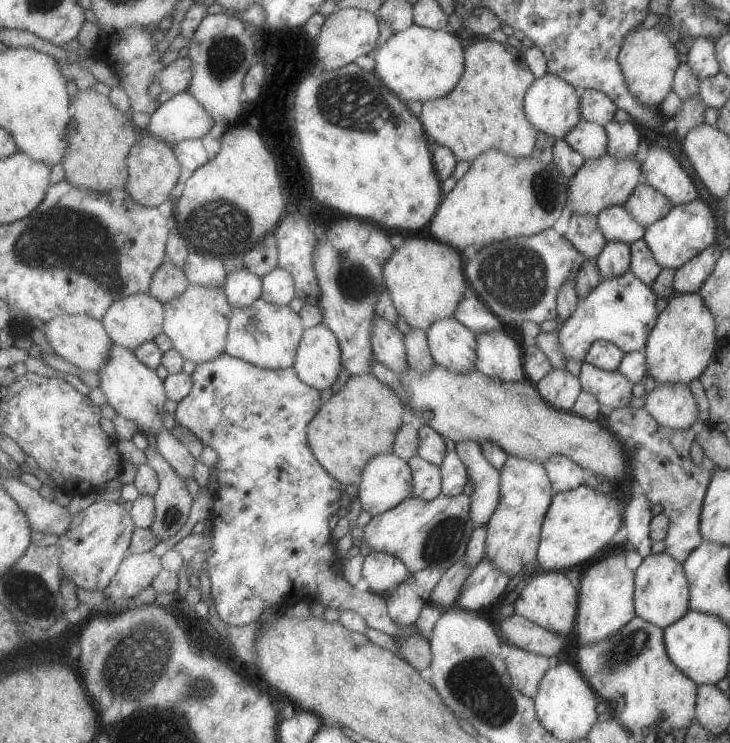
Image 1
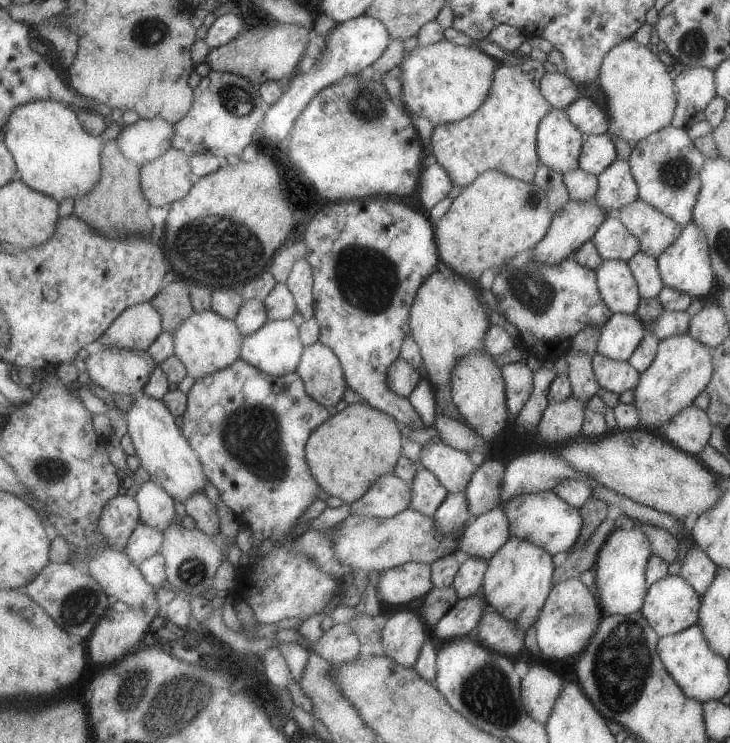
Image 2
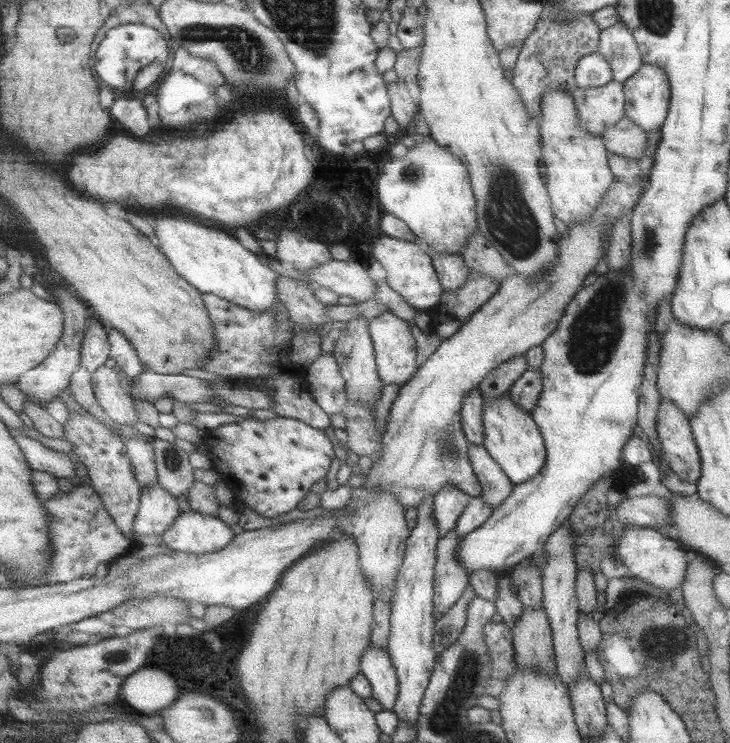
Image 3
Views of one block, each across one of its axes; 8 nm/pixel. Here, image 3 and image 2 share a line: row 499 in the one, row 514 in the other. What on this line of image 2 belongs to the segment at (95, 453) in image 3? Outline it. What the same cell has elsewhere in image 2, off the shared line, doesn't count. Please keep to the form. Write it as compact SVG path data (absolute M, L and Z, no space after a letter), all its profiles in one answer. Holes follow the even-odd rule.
M117 495L105 506L101 517L101 534L111 546L119 546L123 552L129 538L141 523L142 512L136 496Z

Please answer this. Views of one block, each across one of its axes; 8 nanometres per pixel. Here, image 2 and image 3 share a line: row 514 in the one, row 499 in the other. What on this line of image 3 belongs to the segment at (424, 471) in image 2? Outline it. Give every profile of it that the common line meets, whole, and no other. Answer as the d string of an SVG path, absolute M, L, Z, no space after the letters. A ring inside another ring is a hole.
M428 496L418 506L419 522L412 528L408 538L408 552L404 566L397 579L396 596L392 599L391 636L388 651L400 680L400 695L394 711L403 722L418 727L421 707L428 691L433 671L437 666L437 652L433 646L435 636L434 596L436 595L436 566L438 561L438 543L440 532L434 517L434 496Z

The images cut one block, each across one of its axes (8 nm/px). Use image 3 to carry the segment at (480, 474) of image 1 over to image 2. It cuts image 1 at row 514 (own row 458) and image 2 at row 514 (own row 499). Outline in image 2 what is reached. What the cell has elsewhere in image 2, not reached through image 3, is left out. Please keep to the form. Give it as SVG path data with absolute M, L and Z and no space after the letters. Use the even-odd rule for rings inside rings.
M501 506L472 521L459 540L459 550L489 562L509 542L509 537L509 518Z

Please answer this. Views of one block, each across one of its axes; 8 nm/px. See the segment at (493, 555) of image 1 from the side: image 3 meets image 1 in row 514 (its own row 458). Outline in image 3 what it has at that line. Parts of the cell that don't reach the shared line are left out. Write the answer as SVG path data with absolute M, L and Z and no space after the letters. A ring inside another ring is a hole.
M507 393L486 404L484 421L486 434L484 446L505 470L509 481L514 485L521 485L540 473L545 465L547 453L544 449L544 437L540 435L540 429L536 427L531 412L523 411L509 399Z

